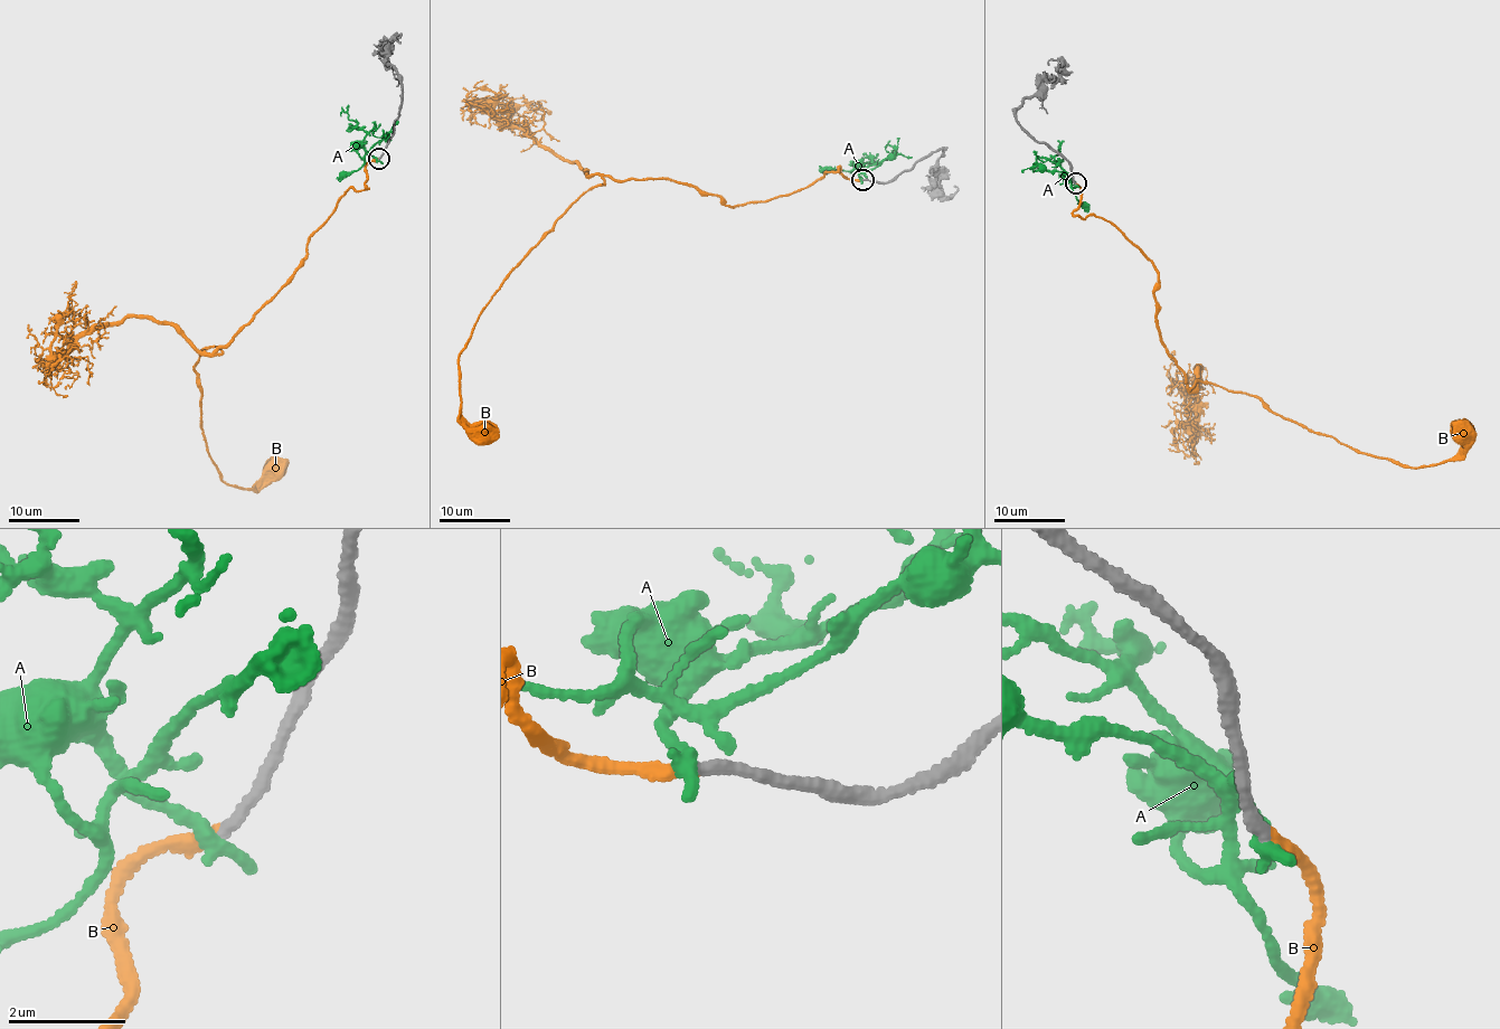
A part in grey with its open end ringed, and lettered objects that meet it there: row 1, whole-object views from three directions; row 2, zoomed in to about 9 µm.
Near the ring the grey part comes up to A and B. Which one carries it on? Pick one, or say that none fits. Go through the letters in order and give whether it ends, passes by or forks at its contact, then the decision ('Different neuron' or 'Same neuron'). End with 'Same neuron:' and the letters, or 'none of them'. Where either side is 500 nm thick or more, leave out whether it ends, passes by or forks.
A: It ends there. Different neuron
B: It ends there. Same neuron
Same neuron: B

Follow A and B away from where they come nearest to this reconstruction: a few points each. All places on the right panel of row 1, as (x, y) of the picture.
A: (1076, 185), (1056, 156), (1064, 141)
B: (1076, 183), (1075, 215), (1152, 263), (1189, 388), (1253, 396), (1416, 468), (1456, 454), (1459, 421)

